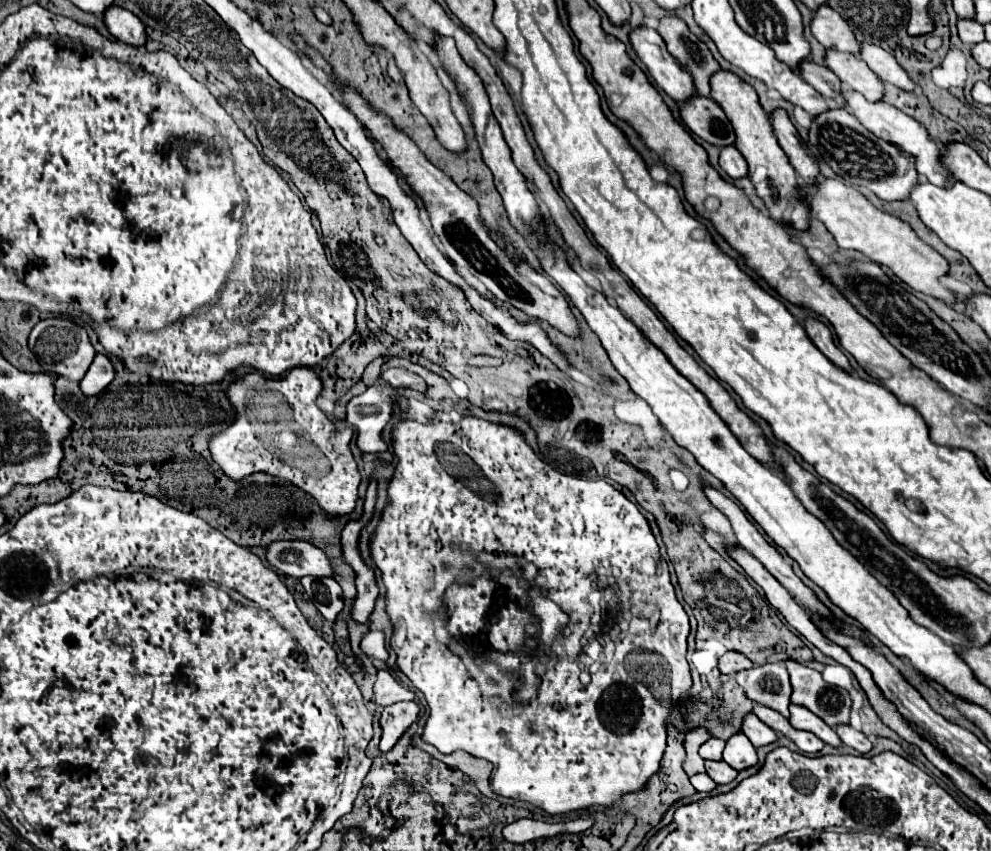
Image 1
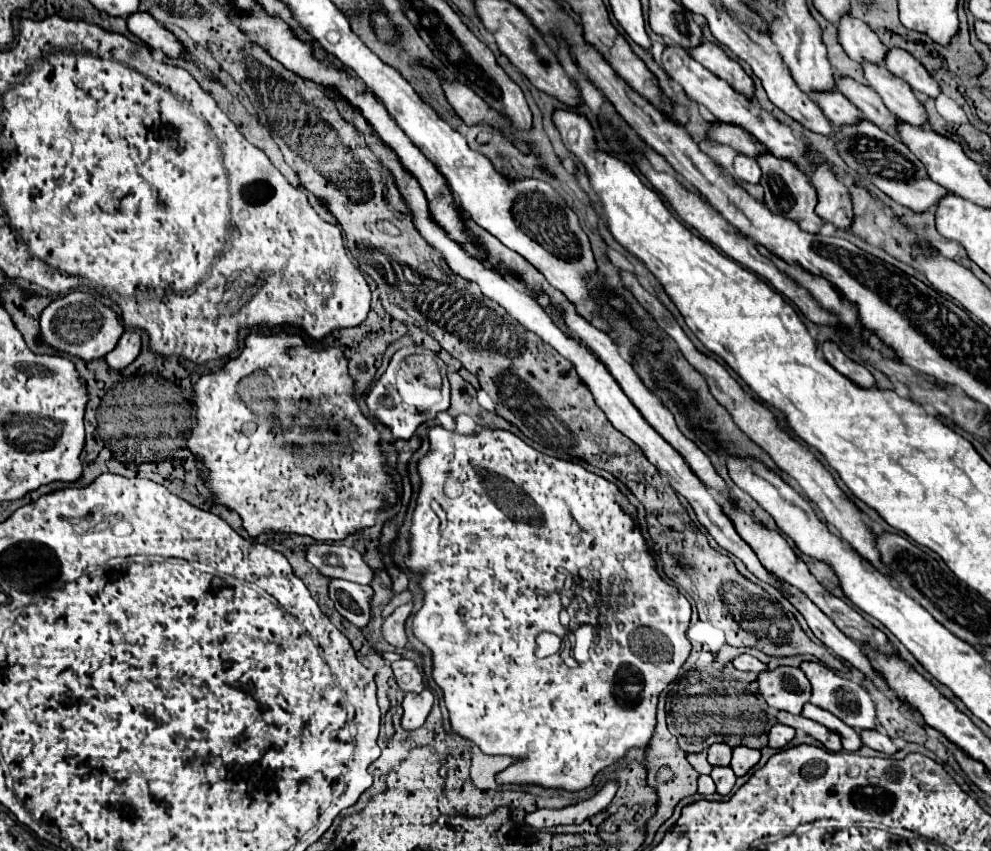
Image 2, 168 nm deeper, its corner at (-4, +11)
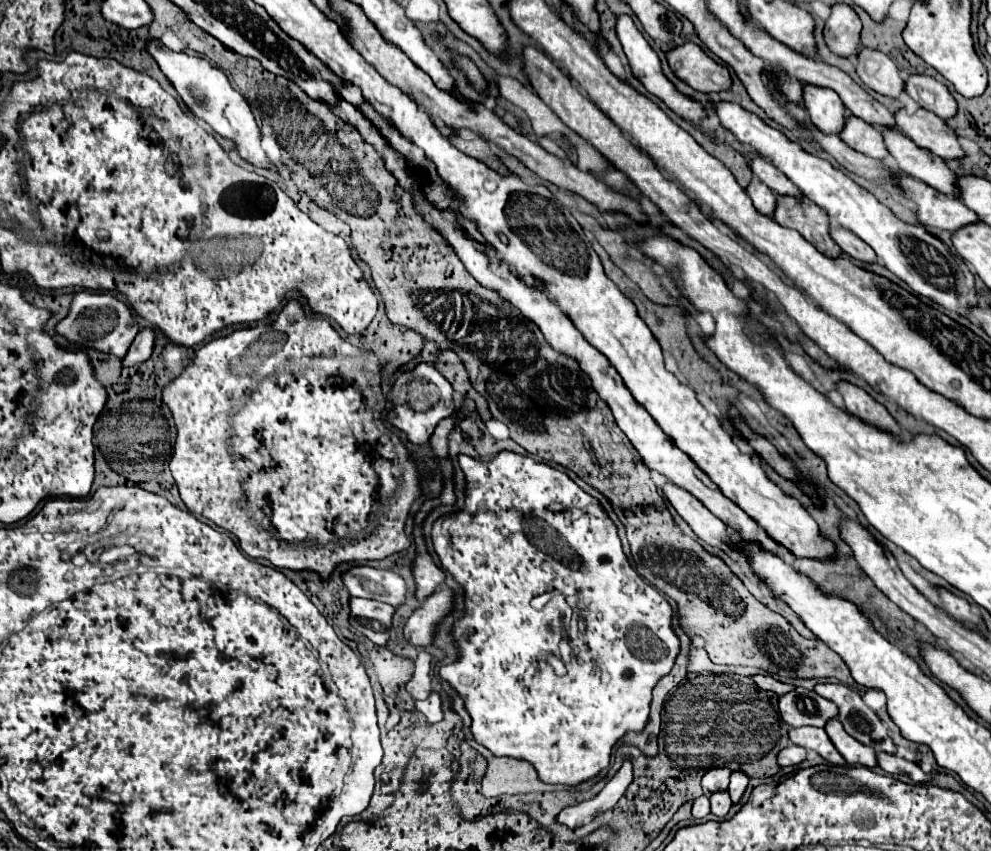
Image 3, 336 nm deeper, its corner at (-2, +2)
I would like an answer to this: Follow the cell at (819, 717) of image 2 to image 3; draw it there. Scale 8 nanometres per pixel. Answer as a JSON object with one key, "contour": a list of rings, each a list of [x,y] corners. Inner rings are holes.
{"contour":[[[830,719],[824,729],[848,765],[876,767],[876,751],[872,747],[864,747],[862,743],[856,743],[856,739],[852,739],[844,731],[844,727],[836,723],[836,719]]]}

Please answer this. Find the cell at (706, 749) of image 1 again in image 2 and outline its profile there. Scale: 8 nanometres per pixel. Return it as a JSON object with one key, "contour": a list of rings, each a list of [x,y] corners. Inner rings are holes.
{"contour":[[[714,744],[708,750],[708,762],[712,766],[730,766],[730,758],[732,758],[732,748],[726,744]]]}

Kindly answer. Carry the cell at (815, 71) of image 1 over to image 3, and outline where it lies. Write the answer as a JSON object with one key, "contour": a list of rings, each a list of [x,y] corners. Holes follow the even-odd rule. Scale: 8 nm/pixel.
{"contour":[[[878,125],[878,131],[884,135],[886,149],[896,159],[898,167],[904,173],[928,183],[940,193],[956,195],[956,187],[954,187],[956,175],[946,167],[946,163],[938,155],[934,155],[928,149],[918,147],[914,141],[910,141],[906,135],[902,135],[894,127]]]}

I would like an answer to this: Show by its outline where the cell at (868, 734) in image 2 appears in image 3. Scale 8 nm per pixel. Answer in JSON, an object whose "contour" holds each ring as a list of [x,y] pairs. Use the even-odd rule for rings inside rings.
{"contour":[[[878,753],[876,759],[878,759],[878,767],[882,767],[886,773],[892,773],[892,775],[910,775],[914,783],[928,781],[928,775],[916,763],[906,761],[902,757],[898,757],[898,755]]]}

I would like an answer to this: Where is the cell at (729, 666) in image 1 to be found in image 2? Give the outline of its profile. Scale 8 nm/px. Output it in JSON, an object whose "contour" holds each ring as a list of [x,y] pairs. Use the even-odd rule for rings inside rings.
{"contour":[[[748,654],[738,656],[732,664],[734,664],[738,670],[750,670],[750,672],[756,672],[756,674],[760,674],[760,672],[766,672],[766,670],[768,670],[768,666],[766,666],[766,664],[762,664],[758,658],[748,656]]]}

